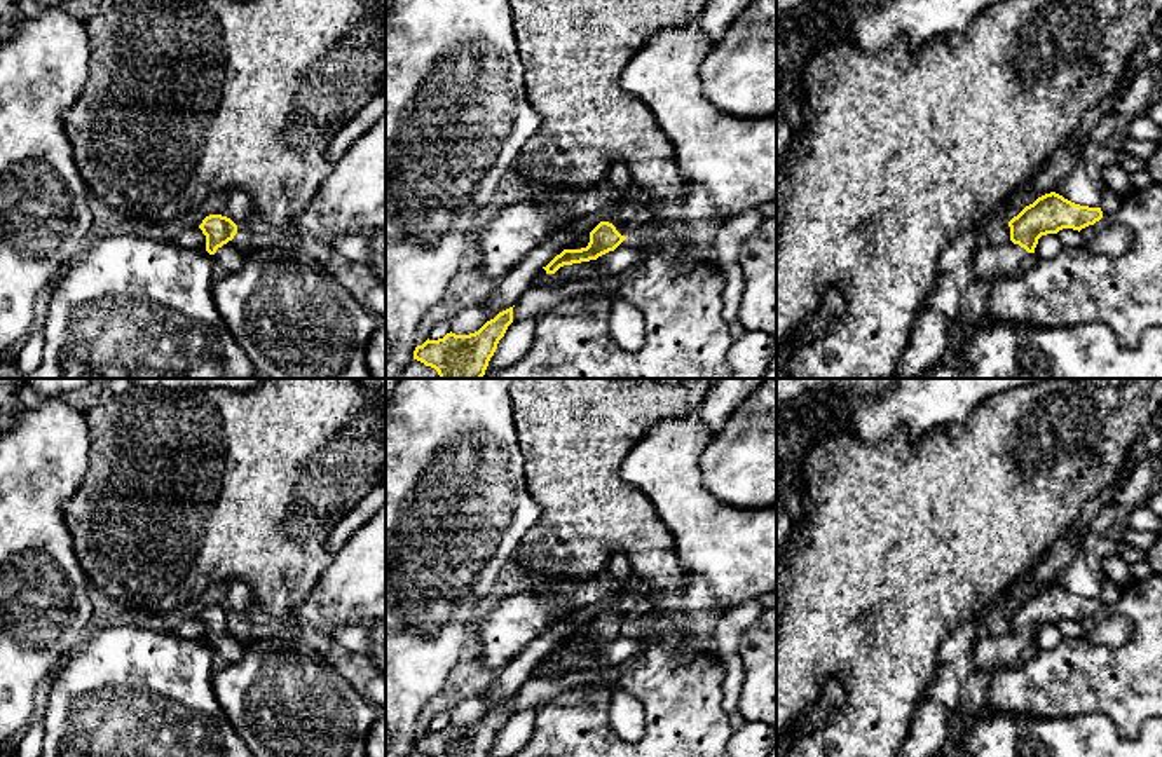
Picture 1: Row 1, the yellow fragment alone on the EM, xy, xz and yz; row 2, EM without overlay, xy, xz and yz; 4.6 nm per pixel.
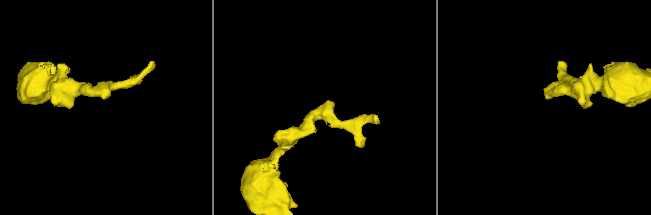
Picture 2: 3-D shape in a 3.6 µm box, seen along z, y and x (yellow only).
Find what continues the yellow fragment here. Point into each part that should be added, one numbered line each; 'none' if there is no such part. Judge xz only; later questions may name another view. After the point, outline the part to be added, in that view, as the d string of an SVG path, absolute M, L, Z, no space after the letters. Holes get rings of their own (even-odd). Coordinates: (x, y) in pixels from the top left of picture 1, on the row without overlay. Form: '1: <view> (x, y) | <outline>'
1: xz (623, 618) | M616 583L614 590L612 590L612 600L607 605L605 612L612 614L616 617L616 621L625 626L630 628L633 624L633 616L630 616L628 612L625 612L619 605L619 595L625 591L625 584L623 583Z

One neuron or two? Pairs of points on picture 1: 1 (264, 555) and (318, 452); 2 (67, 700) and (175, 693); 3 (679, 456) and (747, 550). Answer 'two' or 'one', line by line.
1: one
2: one
3: one

